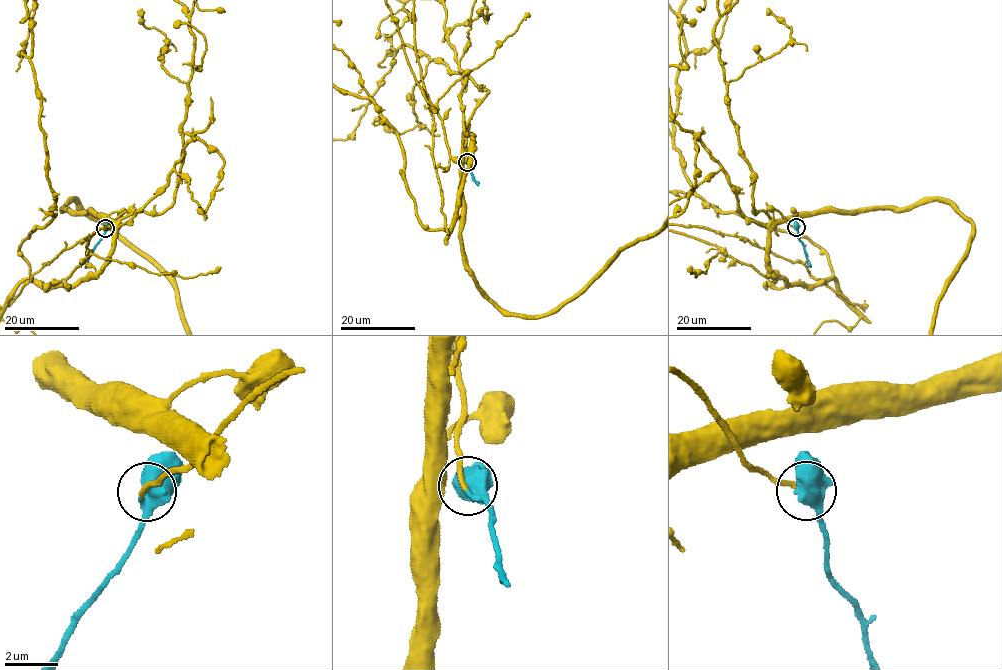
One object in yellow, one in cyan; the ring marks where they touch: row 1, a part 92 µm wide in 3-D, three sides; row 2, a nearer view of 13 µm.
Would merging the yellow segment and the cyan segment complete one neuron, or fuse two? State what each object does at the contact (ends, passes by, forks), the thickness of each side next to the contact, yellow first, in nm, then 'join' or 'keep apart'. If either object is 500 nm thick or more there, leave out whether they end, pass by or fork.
190/600 nm | join

